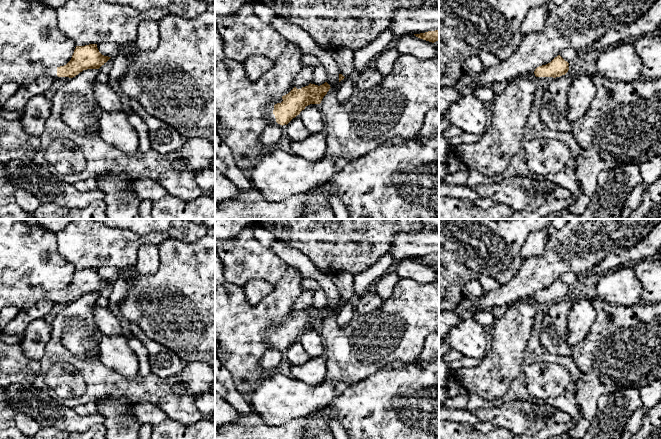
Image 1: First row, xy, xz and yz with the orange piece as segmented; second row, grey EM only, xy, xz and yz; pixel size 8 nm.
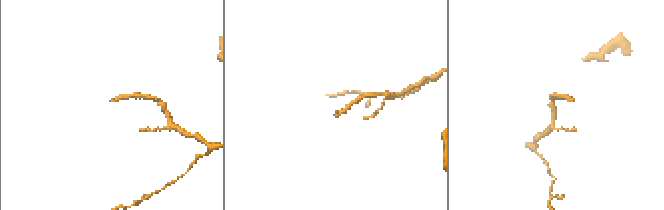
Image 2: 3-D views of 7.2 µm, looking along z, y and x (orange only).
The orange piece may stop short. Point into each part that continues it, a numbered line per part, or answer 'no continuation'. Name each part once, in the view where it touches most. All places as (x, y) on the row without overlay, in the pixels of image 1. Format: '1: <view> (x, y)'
1: xz (269, 340)

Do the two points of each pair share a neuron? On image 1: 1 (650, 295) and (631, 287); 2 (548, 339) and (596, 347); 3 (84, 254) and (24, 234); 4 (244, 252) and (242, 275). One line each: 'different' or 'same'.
1: different
2: different
3: different
4: same

